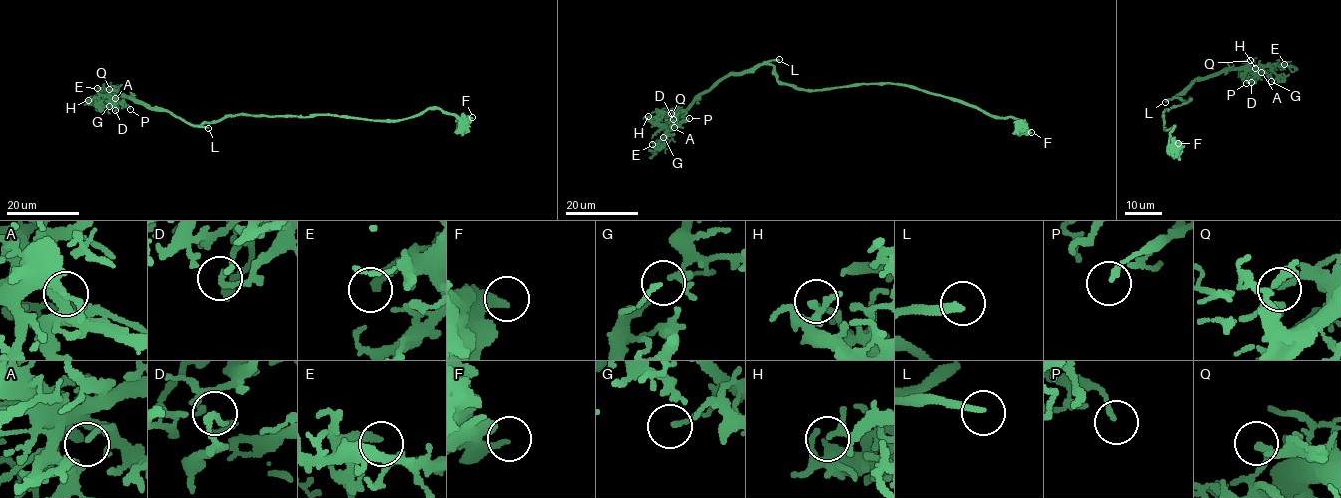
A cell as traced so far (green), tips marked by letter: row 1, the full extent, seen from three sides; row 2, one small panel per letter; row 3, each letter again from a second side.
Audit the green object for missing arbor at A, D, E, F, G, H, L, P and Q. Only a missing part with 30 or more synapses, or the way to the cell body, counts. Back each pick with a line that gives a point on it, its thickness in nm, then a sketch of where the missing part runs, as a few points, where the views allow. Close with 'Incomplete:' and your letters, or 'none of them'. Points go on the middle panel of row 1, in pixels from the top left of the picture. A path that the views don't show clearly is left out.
L: (779, 59) | 220 nm | (779, 59), (811, 44), (802, 13), (792, 6)
Incomplete: L

